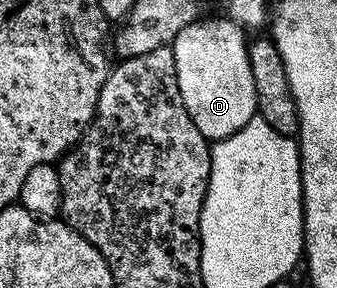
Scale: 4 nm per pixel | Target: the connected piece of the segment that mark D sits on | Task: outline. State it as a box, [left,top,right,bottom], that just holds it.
[171,16,257,140]

